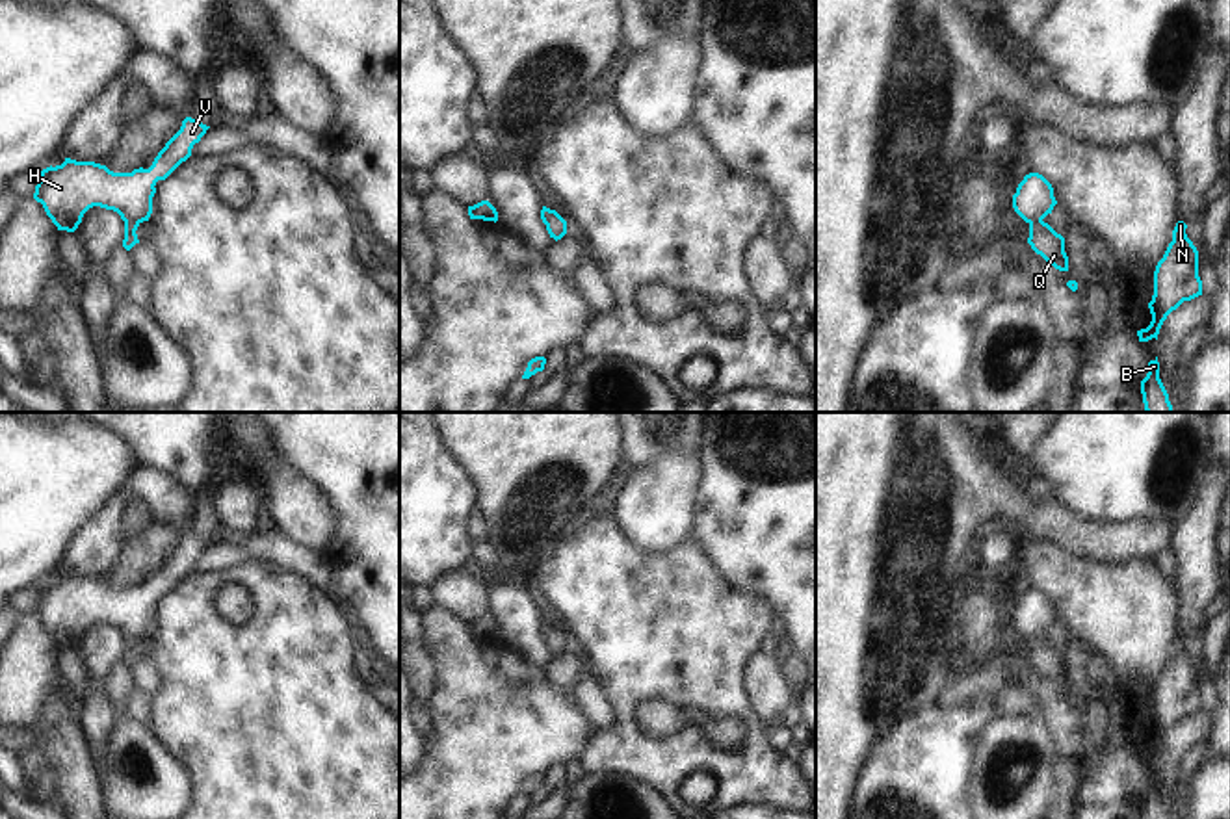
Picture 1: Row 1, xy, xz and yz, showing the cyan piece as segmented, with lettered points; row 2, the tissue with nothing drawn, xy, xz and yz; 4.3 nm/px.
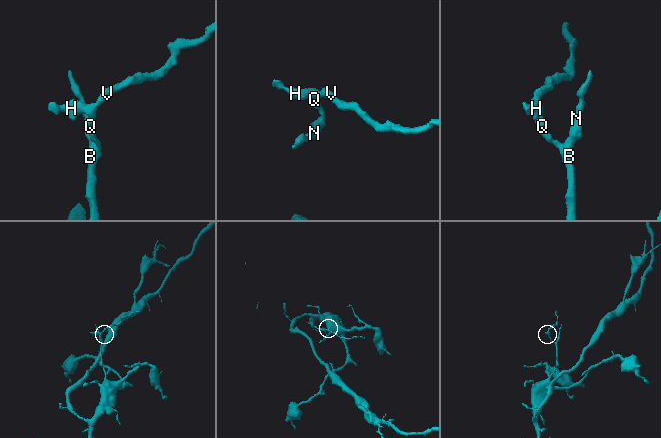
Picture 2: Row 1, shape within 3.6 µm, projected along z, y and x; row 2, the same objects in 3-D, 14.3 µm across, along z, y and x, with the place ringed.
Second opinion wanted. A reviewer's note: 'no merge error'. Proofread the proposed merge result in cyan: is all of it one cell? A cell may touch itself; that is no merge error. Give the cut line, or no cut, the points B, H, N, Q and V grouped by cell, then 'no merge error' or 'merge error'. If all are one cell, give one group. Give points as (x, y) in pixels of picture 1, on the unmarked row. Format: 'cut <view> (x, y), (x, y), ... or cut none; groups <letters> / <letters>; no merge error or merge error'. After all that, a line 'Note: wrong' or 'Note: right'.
cut none; groups B H N Q V; no merge error
Note: right

